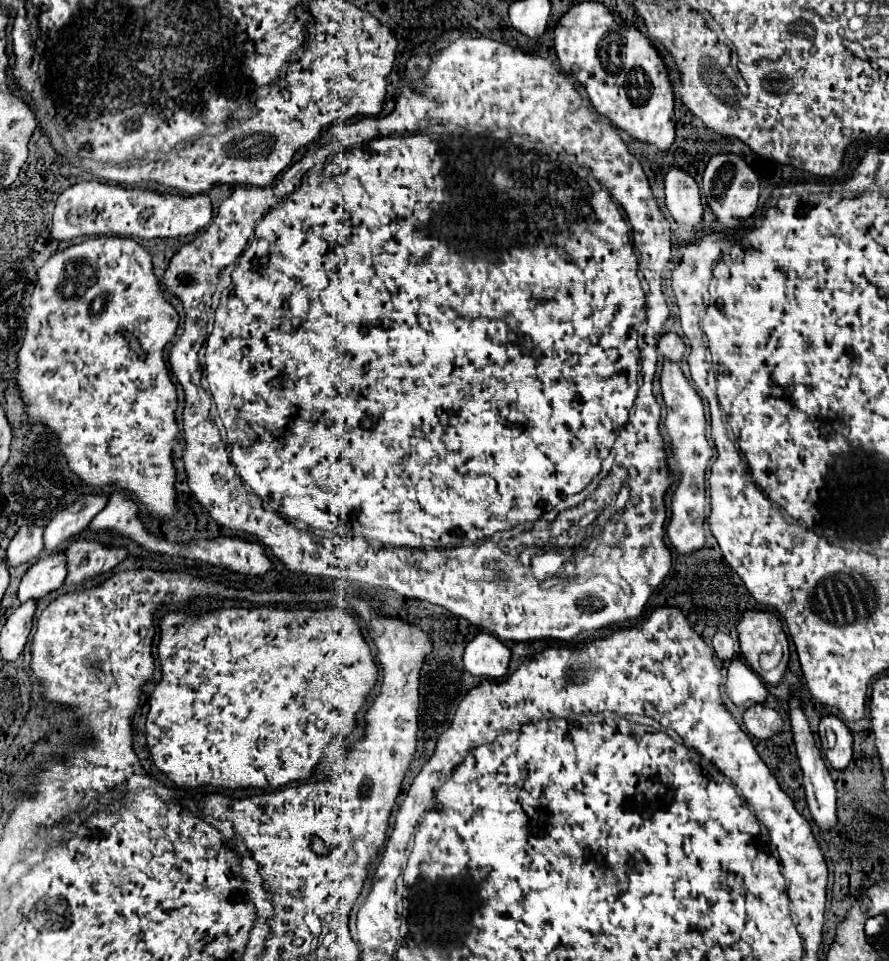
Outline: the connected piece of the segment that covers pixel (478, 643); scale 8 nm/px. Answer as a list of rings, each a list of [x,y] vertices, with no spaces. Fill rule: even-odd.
[[[478,633],[464,651],[464,667],[472,675],[498,679],[508,673],[512,651],[506,643],[490,633]]]

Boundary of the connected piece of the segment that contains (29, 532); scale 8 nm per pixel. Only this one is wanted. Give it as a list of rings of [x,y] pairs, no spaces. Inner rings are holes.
[[[24,525],[16,535],[12,537],[12,543],[8,547],[8,565],[20,565],[24,561],[36,561],[44,549],[42,541],[44,527],[40,525]]]

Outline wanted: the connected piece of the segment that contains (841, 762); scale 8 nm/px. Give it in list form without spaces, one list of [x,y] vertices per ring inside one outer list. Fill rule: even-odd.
[[[824,715],[818,727],[820,747],[834,769],[844,769],[852,759],[852,733],[840,715]]]

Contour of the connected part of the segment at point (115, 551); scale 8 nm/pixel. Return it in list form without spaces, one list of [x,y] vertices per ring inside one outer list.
[[[78,535],[68,543],[66,557],[68,557],[66,585],[78,587],[86,579],[110,573],[120,561],[126,559],[126,549],[104,545],[98,539]]]

